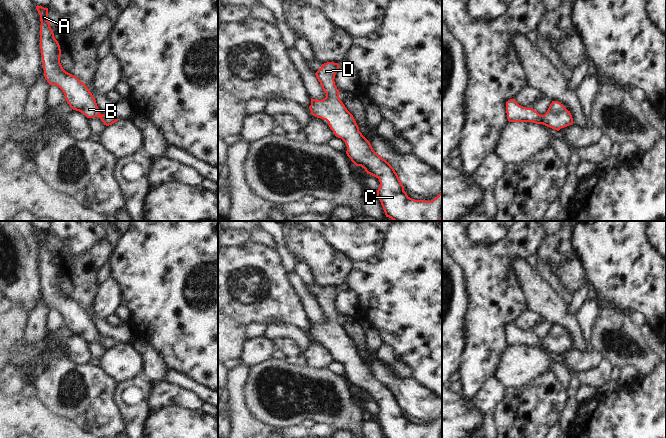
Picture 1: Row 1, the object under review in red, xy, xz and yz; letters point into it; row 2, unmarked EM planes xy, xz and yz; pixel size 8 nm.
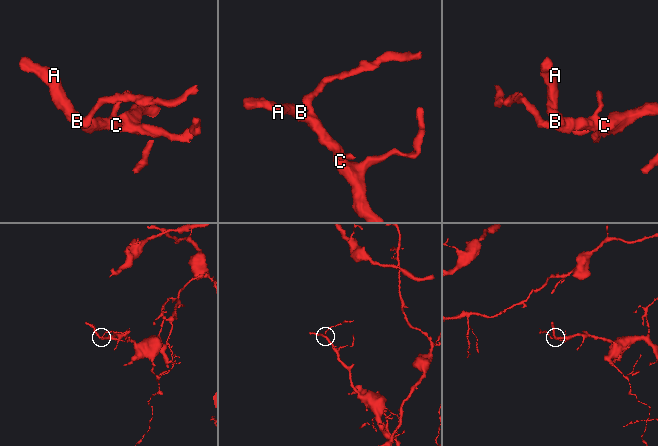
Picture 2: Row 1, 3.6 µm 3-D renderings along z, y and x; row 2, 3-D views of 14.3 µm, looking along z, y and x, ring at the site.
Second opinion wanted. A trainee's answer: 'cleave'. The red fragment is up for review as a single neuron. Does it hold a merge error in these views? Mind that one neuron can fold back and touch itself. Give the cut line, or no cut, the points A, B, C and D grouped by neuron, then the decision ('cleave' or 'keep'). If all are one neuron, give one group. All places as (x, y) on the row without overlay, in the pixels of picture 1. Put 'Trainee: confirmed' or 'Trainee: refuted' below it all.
cut none; groups A B C D; keep
Trainee: refuted

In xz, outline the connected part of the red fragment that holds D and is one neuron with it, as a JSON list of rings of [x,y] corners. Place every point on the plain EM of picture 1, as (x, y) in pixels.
[[[327,286],[322,288],[321,292],[315,297],[323,315],[326,317],[326,321],[323,324],[311,322],[311,329],[309,330],[311,338],[328,346],[335,360],[345,366],[347,370],[346,378],[356,390],[361,390],[367,398],[379,403],[380,410],[377,414],[377,422],[380,424],[385,438],[442,438],[442,416],[431,425],[410,422],[404,415],[404,410],[394,392],[373,374],[370,366],[359,355],[353,339],[339,322],[340,316],[334,305],[339,292],[338,287]]]

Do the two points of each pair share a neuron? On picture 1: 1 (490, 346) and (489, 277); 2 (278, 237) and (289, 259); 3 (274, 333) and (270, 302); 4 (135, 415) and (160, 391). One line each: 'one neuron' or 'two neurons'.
1: one neuron
2: one neuron
3: two neurons
4: two neurons

